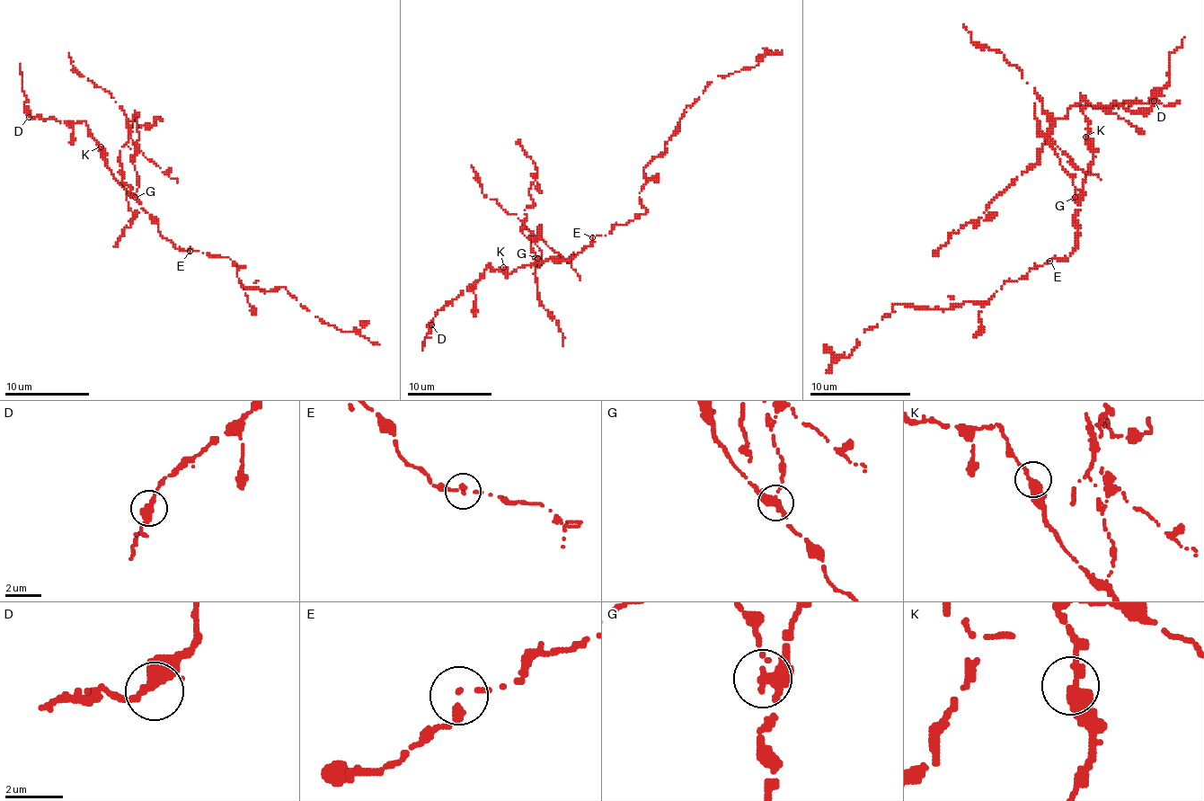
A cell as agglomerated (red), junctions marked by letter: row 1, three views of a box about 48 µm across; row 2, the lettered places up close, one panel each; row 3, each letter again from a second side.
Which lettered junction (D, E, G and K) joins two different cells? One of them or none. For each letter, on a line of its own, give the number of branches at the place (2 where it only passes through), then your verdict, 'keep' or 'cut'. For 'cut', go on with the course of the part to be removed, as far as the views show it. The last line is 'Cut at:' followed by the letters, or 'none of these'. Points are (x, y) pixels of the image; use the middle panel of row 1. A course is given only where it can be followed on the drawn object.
D: 2 | keep
E: 1 | keep
G: 1 | cut | (537, 259), (542, 256), (537, 237), (522, 233), (525, 209), (533, 203), (528, 191), (537, 167), (516, 142)
K: 2 | keep
Cut at: G

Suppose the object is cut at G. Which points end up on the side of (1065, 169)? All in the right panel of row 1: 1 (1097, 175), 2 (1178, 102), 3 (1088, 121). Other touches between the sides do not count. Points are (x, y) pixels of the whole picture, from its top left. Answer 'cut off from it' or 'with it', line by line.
1: with it
2: with it
3: cut off from it

